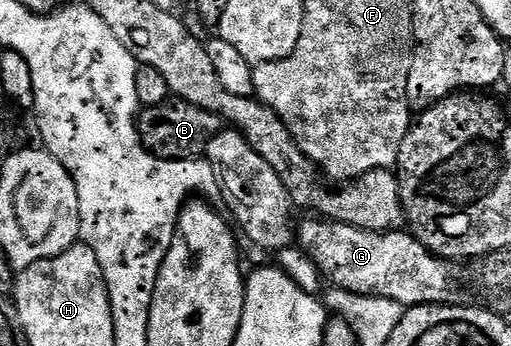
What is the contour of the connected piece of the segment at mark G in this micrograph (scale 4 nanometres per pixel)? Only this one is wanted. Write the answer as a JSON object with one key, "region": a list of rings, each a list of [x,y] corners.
{"region":[[[310,216],[307,222],[298,222],[296,226],[296,242],[297,245],[302,245],[302,250],[311,258],[312,261],[318,265],[318,270],[324,277],[330,281],[337,289],[347,290],[353,294],[365,294],[368,298],[387,298],[388,300],[396,300],[404,308],[411,306],[437,306],[439,304],[446,304],[451,301],[450,298],[458,290],[458,274],[456,271],[455,263],[444,259],[438,258],[428,248],[424,248],[424,244],[420,244],[417,238],[409,232],[379,232],[376,230],[361,230],[355,226],[349,226],[348,224],[340,224],[339,222],[331,222],[329,220],[323,220],[318,216]]]}

